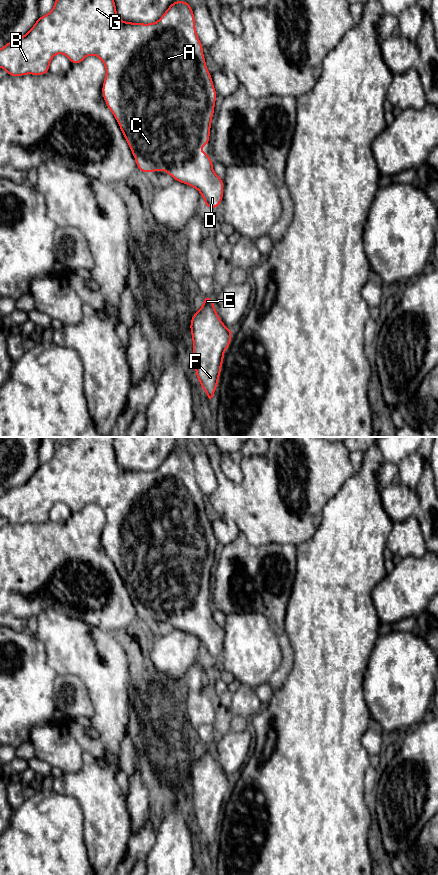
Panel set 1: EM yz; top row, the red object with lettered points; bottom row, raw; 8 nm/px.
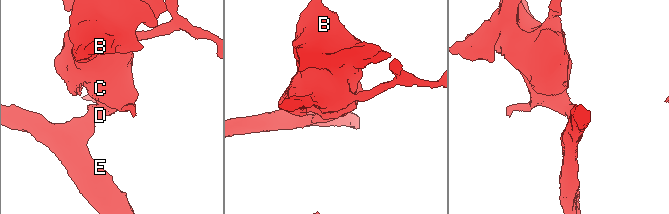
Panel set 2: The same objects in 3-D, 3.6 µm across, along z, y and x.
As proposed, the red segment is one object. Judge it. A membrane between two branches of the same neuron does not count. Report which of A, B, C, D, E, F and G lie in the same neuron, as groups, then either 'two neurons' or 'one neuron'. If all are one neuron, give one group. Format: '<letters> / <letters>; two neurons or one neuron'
A B C D E F G; one neuron

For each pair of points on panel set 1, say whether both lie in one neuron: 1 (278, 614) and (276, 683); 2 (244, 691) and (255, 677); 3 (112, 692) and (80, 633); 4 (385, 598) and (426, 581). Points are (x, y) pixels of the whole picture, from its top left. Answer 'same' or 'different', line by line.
1: same
2: different
3: same
4: same

